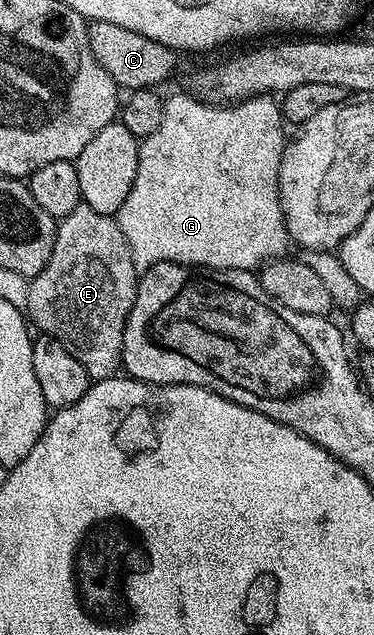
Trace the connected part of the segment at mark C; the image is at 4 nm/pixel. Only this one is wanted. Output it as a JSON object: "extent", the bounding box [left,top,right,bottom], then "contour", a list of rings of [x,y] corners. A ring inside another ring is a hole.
{"extent":[88,21,177,90],"contour":[[[92,21],[88,27],[88,34],[94,59],[102,63],[106,75],[110,75],[110,79],[114,79],[114,83],[121,90],[156,89],[176,69],[177,50],[154,39],[146,39],[146,35],[130,31],[130,27],[118,27],[118,23]]]}

